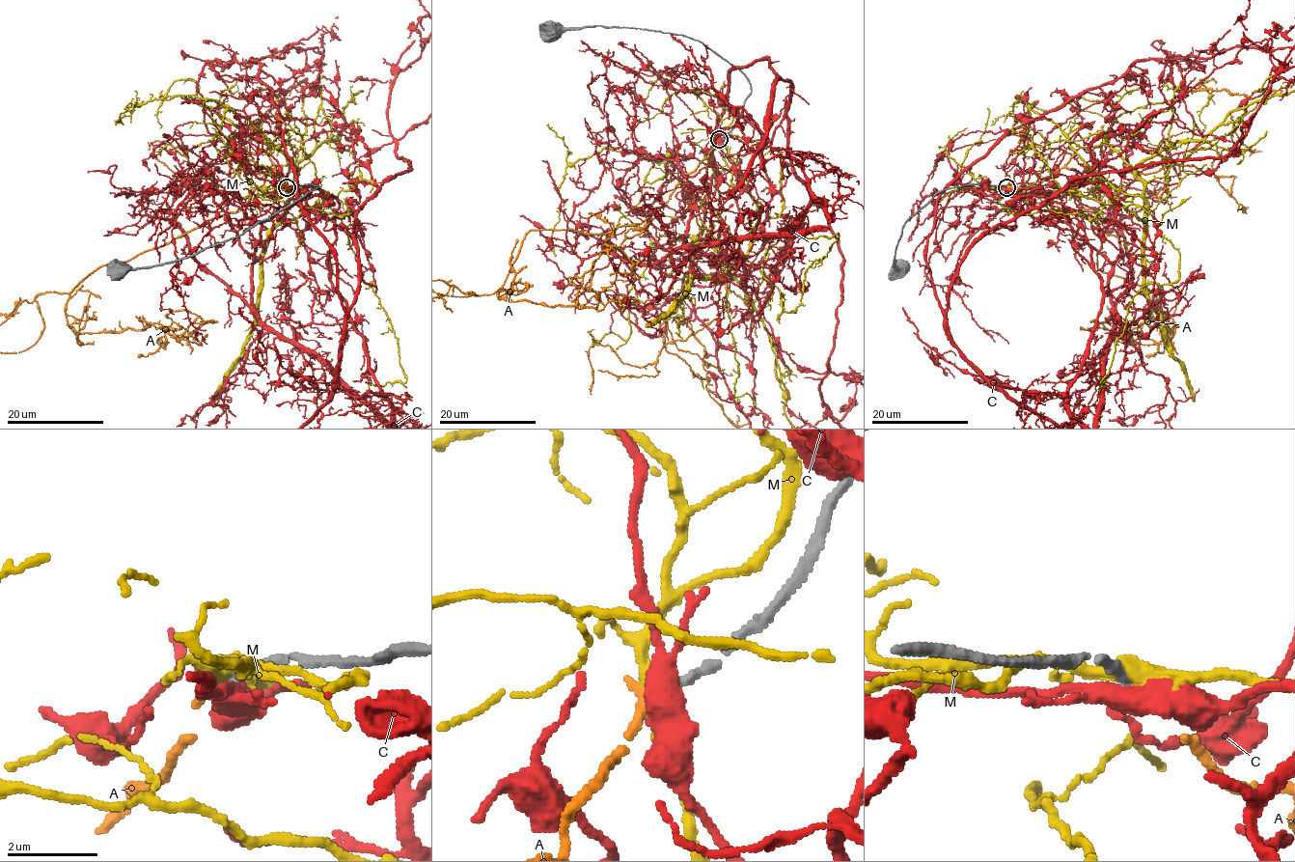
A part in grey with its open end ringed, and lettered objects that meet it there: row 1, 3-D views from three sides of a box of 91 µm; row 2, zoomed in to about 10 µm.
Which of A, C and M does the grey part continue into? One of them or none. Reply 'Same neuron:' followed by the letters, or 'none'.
Same neuron: A

